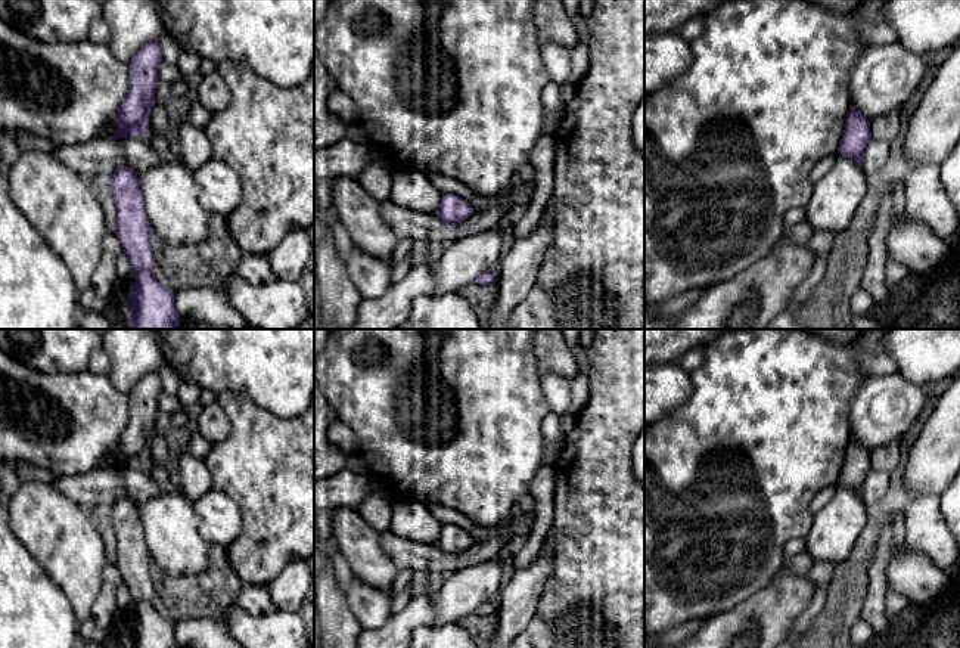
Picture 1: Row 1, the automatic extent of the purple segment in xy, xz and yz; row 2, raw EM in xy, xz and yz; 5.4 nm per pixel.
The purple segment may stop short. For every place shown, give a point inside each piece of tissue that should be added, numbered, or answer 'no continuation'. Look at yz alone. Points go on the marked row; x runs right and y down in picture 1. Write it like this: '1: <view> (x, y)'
no continuation

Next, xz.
no continuation

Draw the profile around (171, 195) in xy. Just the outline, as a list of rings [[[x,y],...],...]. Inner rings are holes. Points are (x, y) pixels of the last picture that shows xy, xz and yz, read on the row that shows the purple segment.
[[[162,162],[137,173],[152,230],[175,245],[204,245],[209,213],[199,204],[201,187],[181,162]]]

